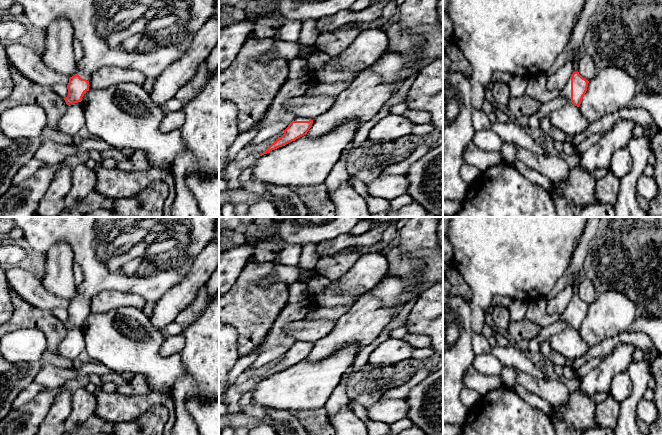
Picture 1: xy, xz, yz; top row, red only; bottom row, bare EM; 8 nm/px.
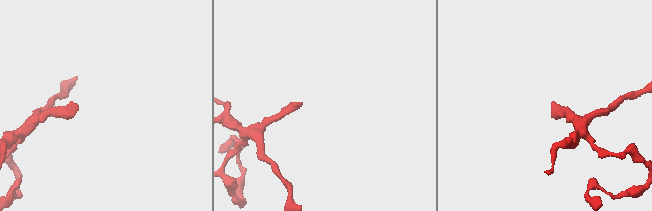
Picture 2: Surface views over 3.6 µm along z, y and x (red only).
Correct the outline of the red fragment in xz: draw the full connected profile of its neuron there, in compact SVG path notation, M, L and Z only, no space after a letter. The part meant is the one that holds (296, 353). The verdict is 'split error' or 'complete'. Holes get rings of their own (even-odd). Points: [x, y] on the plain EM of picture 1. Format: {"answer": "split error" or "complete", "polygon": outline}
{"answer": "split error", "polygon": "M294 341L293 345L284 354L284 358L272 367L263 377L259 380L269 377L279 371L295 365L296 363L307 358L313 348L313 344L304 341Z"}

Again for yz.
{"answer": "split error", "polygon": "M579 281L574 284L574 296L566 310L561 314L561 320L567 321L569 326L579 331L585 319L589 305L583 302L578 296Z"}

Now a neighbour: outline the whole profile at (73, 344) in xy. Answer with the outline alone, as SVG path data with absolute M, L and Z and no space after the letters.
M82 326L72 327L67 330L66 336L58 347L57 354L63 358L74 360L86 350Z

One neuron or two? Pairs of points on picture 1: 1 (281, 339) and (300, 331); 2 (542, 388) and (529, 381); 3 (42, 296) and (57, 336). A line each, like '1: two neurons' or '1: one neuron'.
1: two neurons
2: one neuron
3: two neurons

